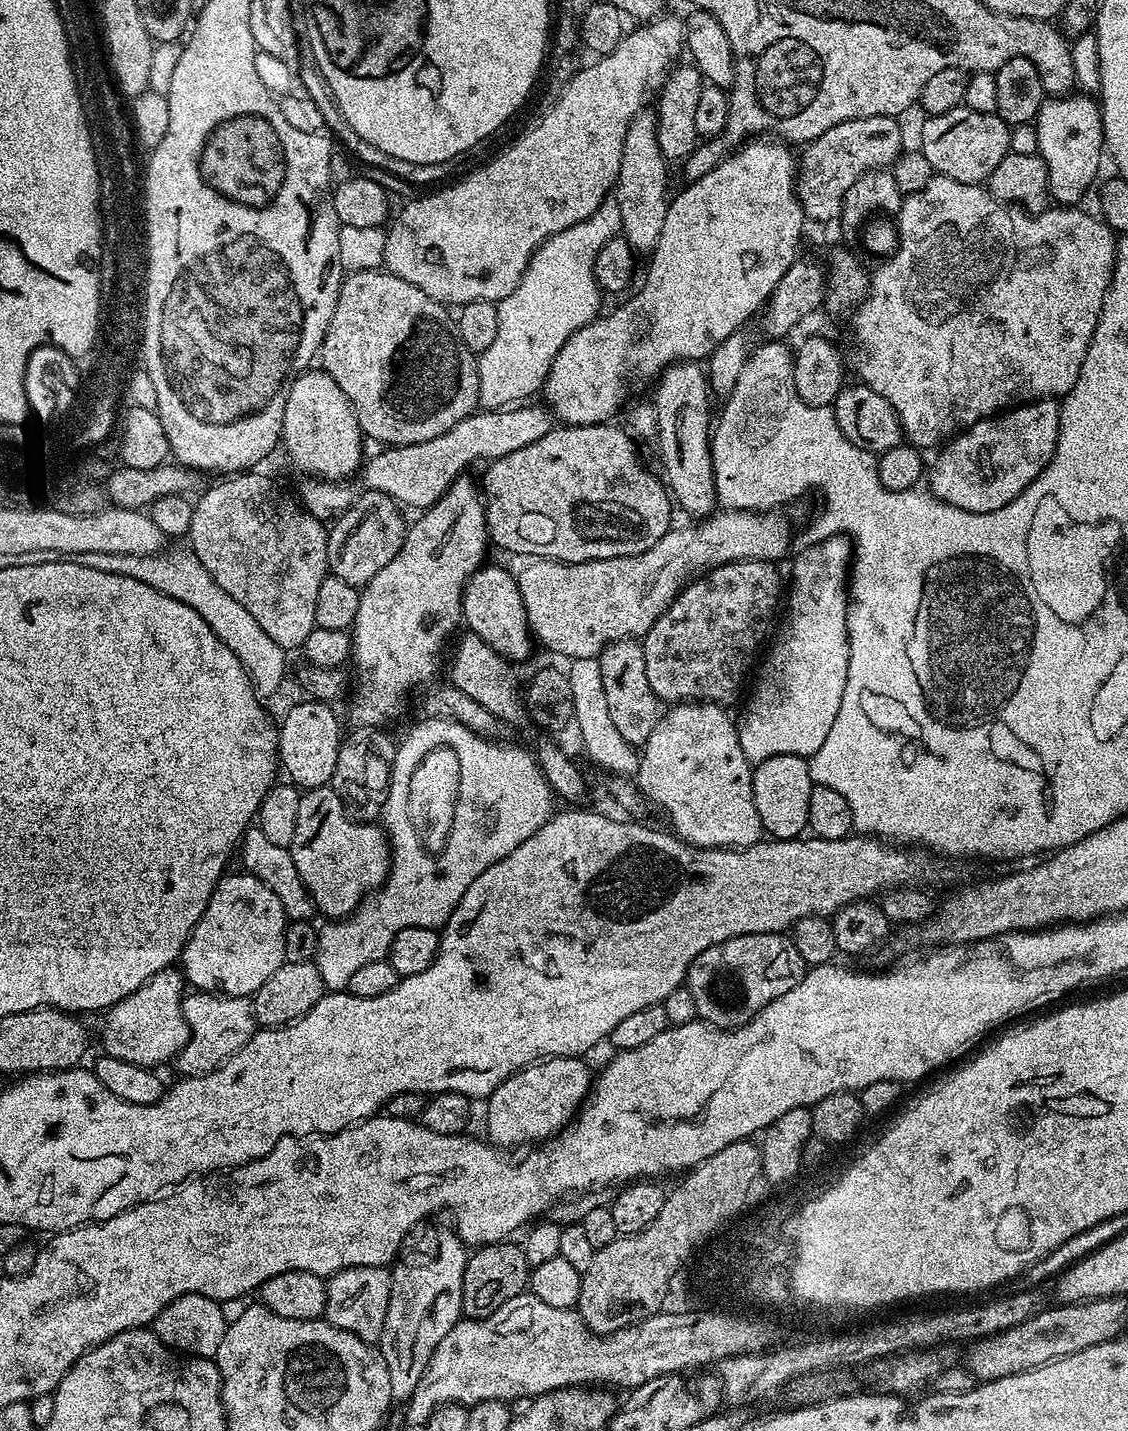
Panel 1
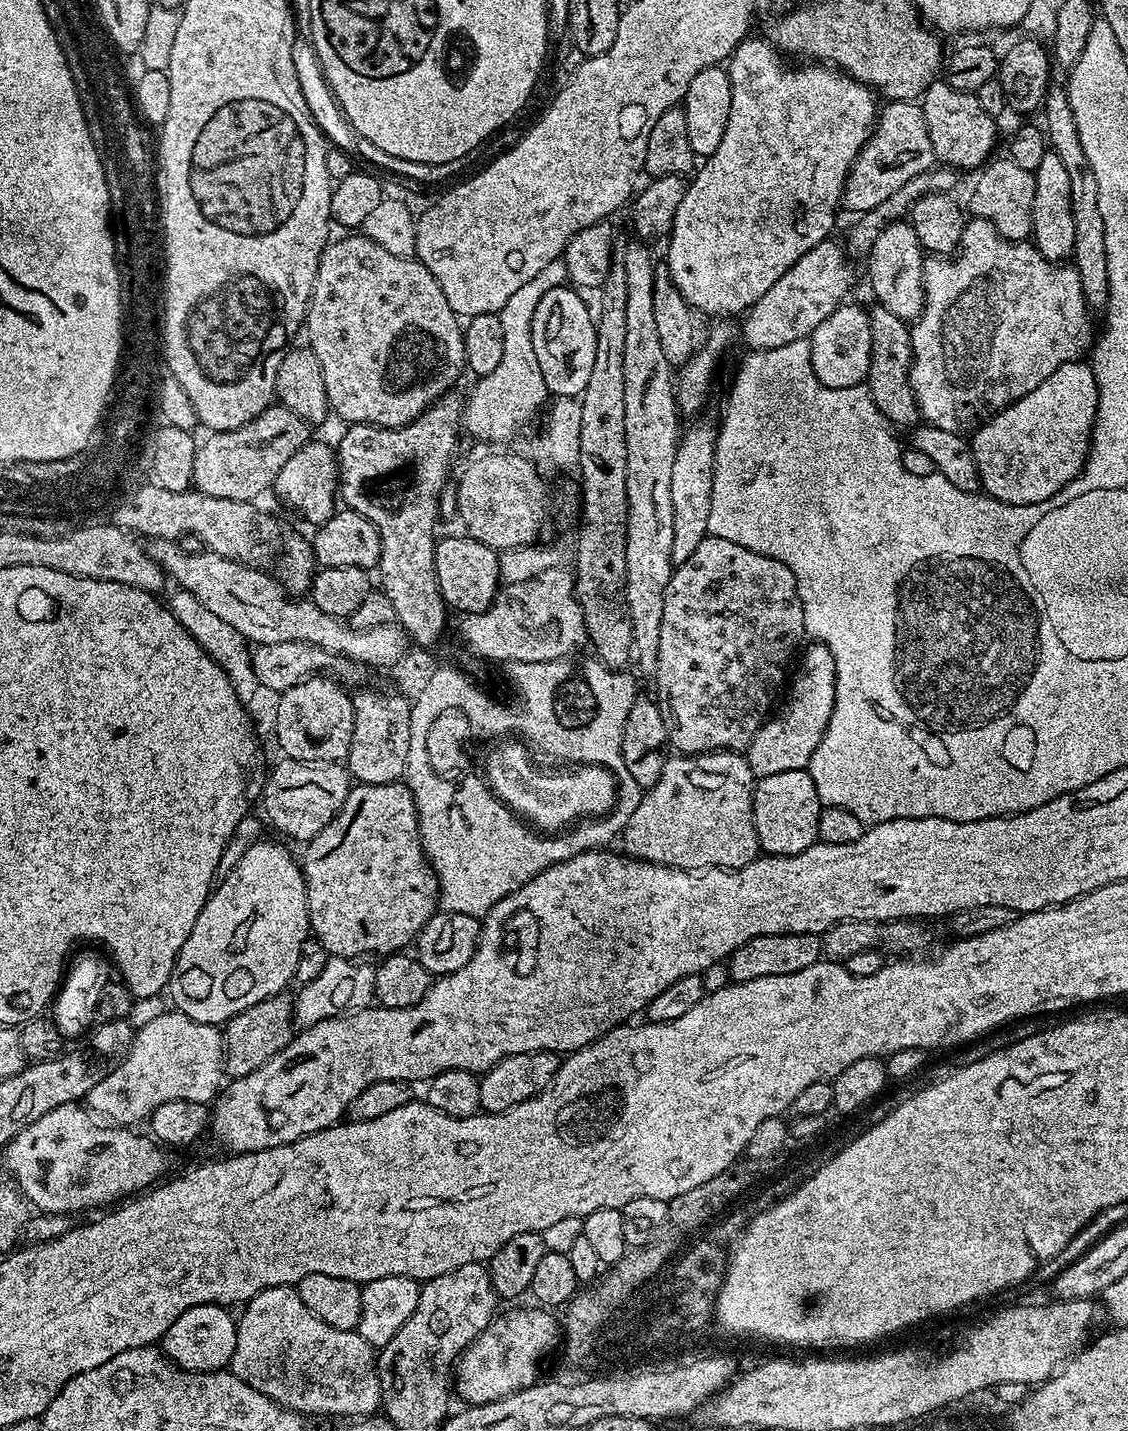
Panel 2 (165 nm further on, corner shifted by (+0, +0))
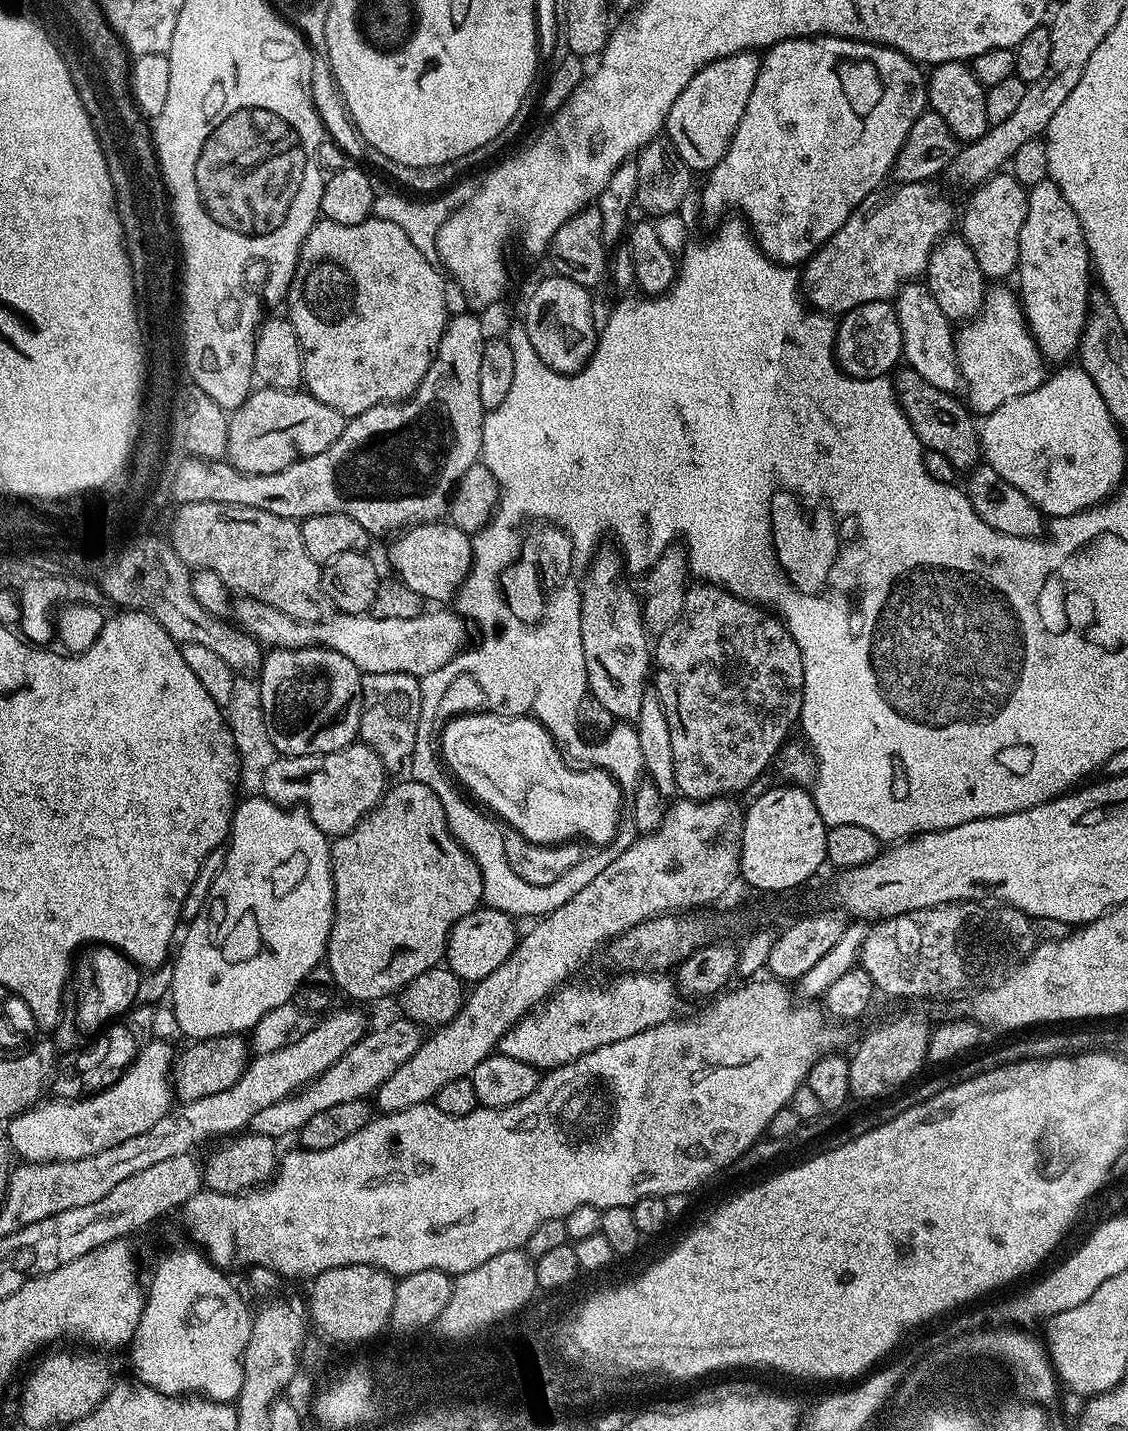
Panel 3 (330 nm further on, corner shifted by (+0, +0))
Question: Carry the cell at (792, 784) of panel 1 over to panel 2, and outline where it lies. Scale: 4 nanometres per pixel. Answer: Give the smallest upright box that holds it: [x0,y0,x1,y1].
[752,770,821,856]

